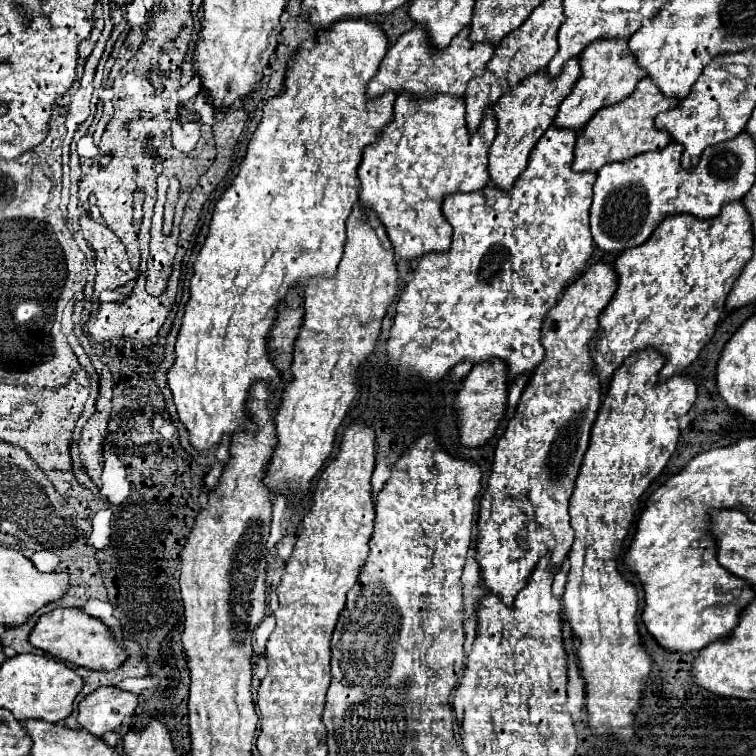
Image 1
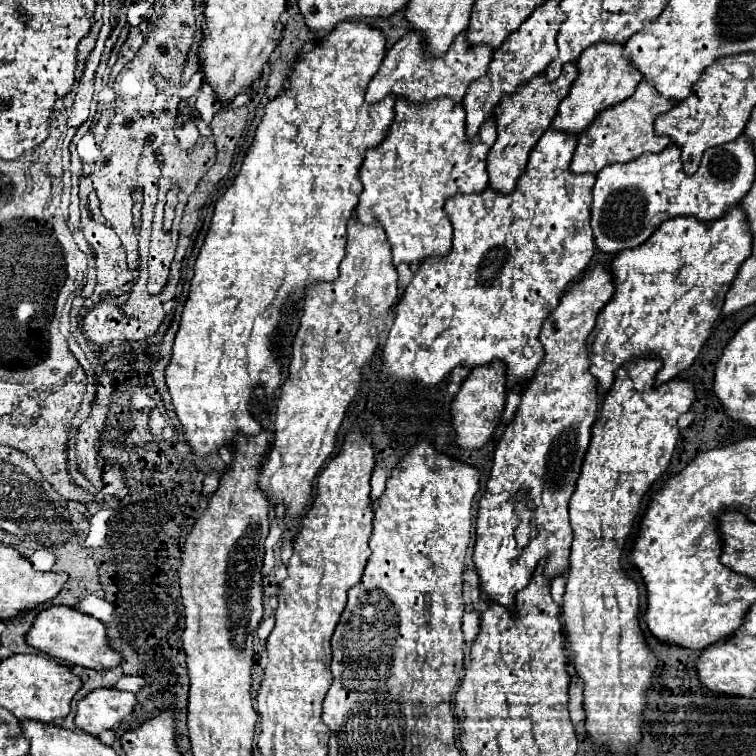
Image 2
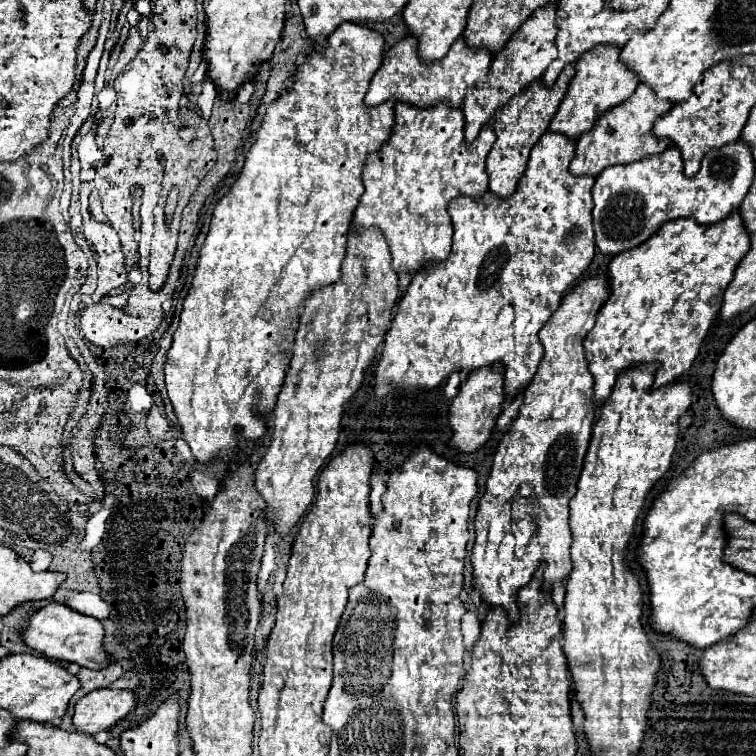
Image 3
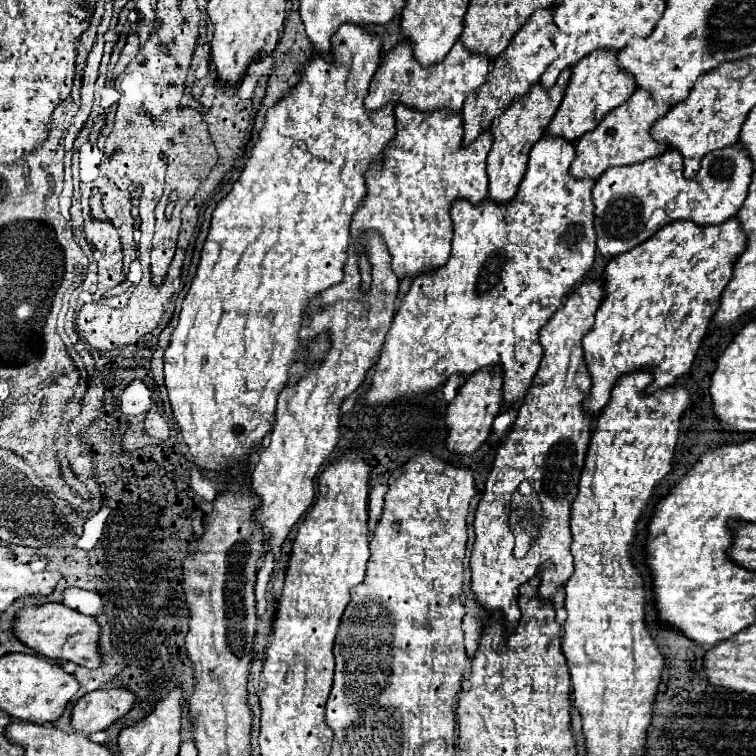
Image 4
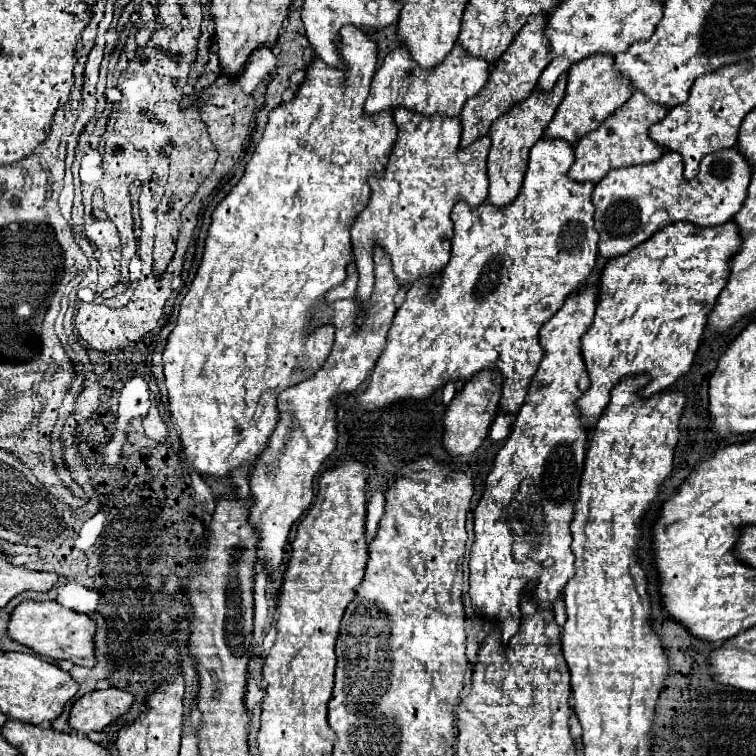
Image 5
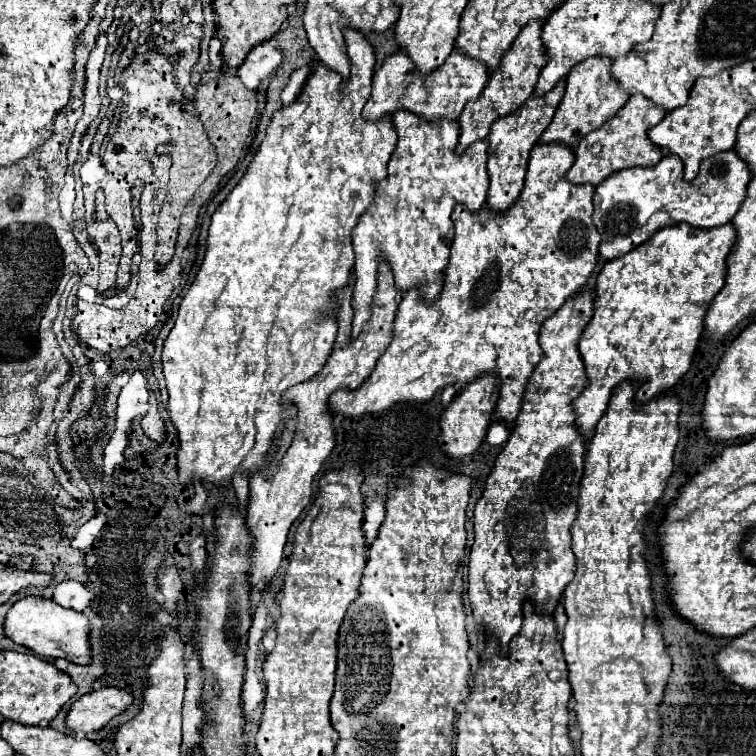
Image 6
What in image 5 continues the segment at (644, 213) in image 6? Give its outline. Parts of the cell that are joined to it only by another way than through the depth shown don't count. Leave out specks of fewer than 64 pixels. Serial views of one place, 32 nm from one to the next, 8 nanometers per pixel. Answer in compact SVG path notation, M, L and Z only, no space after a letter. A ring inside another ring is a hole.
M738 146L718 150L703 158L698 176L694 180L686 180L682 176L682 158L678 152L666 152L656 162L648 162L642 166L610 170L592 192L592 202L596 206L594 224L596 232L600 234L600 256L616 258L646 242L652 236L652 232L648 230L648 222L658 210L664 210L668 216L666 220L660 220L660 226L680 220L692 222L696 226L720 226L732 220L746 200L746 190L752 176L752 166L736 148Z

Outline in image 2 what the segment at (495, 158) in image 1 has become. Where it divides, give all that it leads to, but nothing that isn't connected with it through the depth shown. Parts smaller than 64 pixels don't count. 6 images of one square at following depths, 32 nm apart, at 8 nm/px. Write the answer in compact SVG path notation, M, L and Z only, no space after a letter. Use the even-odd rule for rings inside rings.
M576 62L564 64L562 74L554 82L548 82L546 76L536 76L536 78L528 80L524 86L520 86L516 92L512 92L510 96L504 96L504 100L500 100L496 104L494 120L496 120L498 138L488 154L488 174L490 174L490 186L494 190L500 190L504 194L514 190L516 180L520 178L520 174L526 168L530 150L540 140L540 136L550 128L550 124L558 112L558 104L570 92L570 86L576 80L576 76L578 76Z

